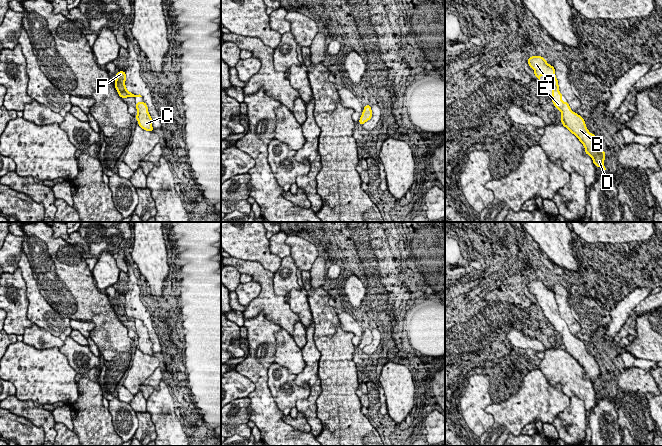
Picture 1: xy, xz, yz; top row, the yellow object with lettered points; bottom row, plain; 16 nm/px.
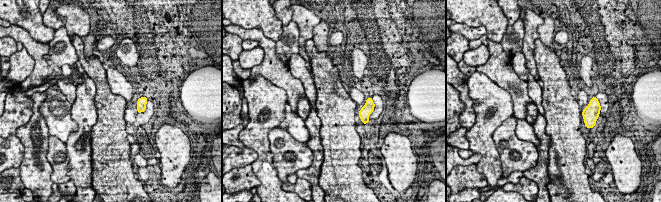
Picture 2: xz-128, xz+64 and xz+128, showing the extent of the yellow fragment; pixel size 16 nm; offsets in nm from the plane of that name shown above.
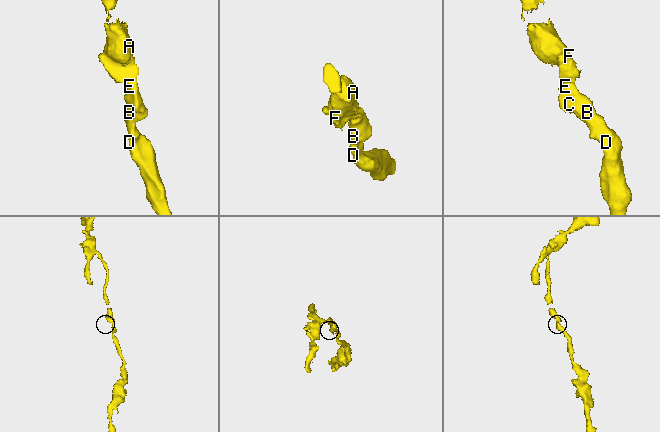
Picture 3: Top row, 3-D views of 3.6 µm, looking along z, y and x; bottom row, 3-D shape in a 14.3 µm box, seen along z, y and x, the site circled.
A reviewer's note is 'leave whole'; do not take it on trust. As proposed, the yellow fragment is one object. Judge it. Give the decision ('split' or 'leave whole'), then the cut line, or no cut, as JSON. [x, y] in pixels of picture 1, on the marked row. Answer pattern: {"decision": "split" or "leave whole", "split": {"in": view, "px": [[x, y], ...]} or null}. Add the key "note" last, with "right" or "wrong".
{"decision": "leave whole", "split": null, "note": "right"}

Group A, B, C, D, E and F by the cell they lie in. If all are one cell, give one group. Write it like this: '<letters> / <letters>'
A B C D E F

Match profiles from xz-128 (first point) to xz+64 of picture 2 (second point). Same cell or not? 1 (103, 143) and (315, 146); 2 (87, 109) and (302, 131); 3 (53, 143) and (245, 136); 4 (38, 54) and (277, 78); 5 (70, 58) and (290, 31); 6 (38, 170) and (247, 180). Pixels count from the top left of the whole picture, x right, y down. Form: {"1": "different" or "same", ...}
{"1": "different", "2": "different", "3": "different", "4": "same", "5": "same", "6": "different"}

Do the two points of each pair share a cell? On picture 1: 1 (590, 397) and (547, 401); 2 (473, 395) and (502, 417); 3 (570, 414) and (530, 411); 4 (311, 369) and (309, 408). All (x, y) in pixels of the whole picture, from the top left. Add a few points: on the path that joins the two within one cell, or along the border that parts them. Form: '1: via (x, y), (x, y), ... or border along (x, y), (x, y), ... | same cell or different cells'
1: border along (550, 384), (559, 386), (569, 398) | different cells
2: border along (491, 404), (485, 410), (493, 419), (487, 429) | different cells
3: border along (570, 398), (570, 403), (558, 414) | different cells
4: via (312, 379), (312, 398) | same cell

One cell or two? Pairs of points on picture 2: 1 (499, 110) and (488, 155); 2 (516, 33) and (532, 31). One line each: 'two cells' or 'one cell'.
1: one cell
2: two cells

